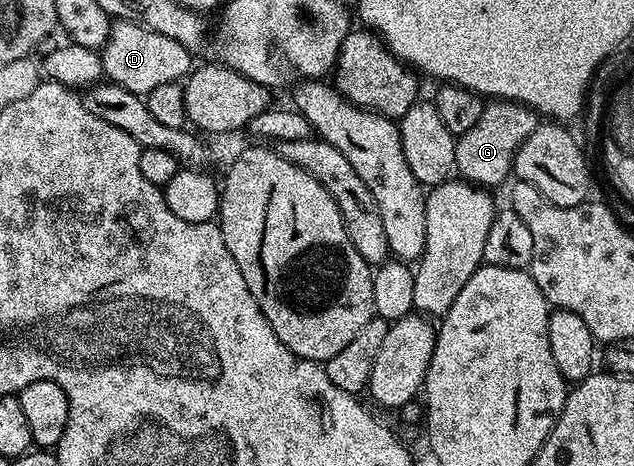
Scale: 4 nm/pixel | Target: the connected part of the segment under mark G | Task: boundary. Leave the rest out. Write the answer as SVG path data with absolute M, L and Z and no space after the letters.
M491 100L483 104L480 119L469 131L457 134L454 142L454 167L457 176L471 185L491 187L498 185L514 172L514 156L518 149L536 131L539 114L516 101Z

